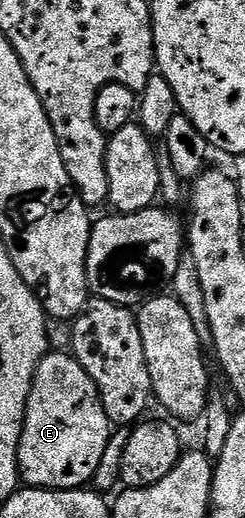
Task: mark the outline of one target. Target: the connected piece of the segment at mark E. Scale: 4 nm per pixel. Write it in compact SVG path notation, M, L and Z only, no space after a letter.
M49 351L36 368L28 406L24 408L24 430L18 447L20 476L25 486L33 489L78 489L93 480L98 465L105 454L114 426L108 420L98 387L71 352Z

